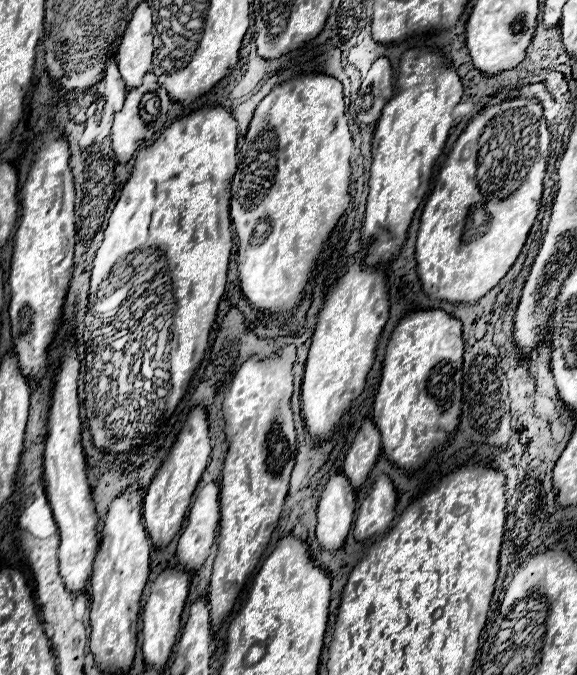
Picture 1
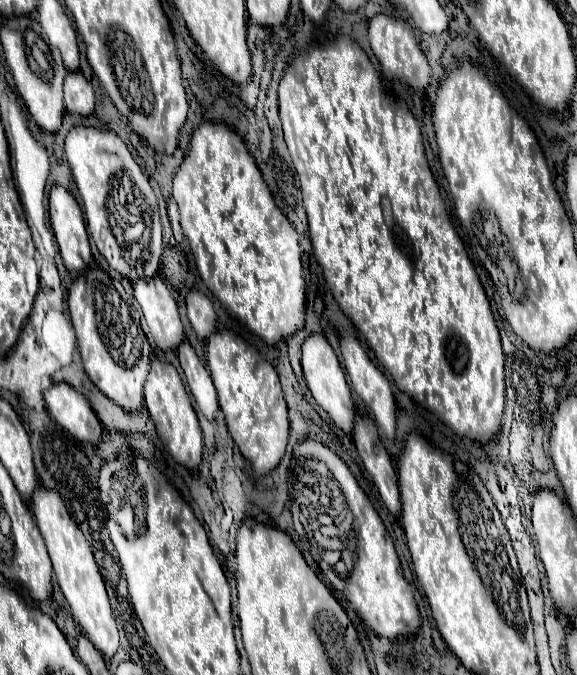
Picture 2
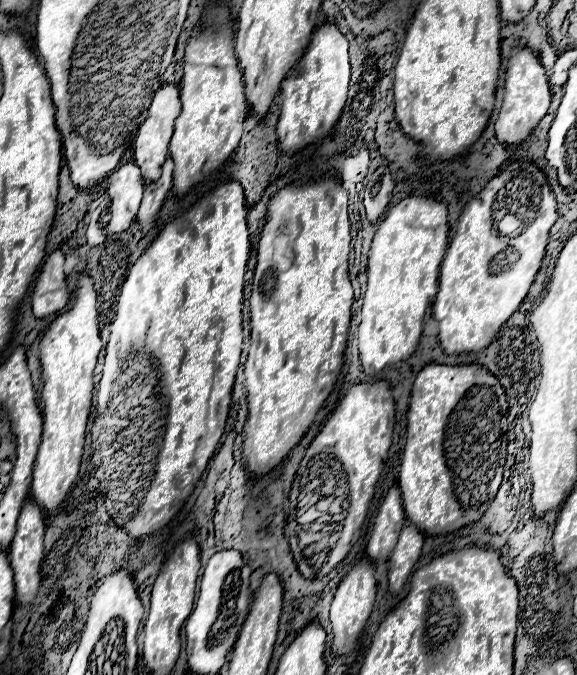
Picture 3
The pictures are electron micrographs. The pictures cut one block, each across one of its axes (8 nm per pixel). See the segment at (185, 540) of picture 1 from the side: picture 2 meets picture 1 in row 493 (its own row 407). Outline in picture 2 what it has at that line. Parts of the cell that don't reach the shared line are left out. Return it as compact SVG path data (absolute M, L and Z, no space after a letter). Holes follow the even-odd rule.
M184 340L178 346L178 358L180 358L180 366L184 370L186 382L190 386L190 392L196 398L196 404L208 416L208 420L212 420L214 414L216 414L216 410L218 410L216 388L214 388L214 382L212 382L208 370L200 362L198 354L194 352L194 348L190 346L188 340Z

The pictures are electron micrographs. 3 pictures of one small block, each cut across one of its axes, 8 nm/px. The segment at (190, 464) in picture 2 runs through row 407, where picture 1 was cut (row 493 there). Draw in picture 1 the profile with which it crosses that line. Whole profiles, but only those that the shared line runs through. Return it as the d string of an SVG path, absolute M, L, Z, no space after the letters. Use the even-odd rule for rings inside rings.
M196 406L188 414L182 430L176 436L174 446L170 448L162 466L158 468L152 484L148 486L148 494L144 498L144 524L156 548L168 546L170 540L178 534L182 520L188 512L190 498L208 464L208 456L210 456L210 436L206 424L206 410L202 406Z

